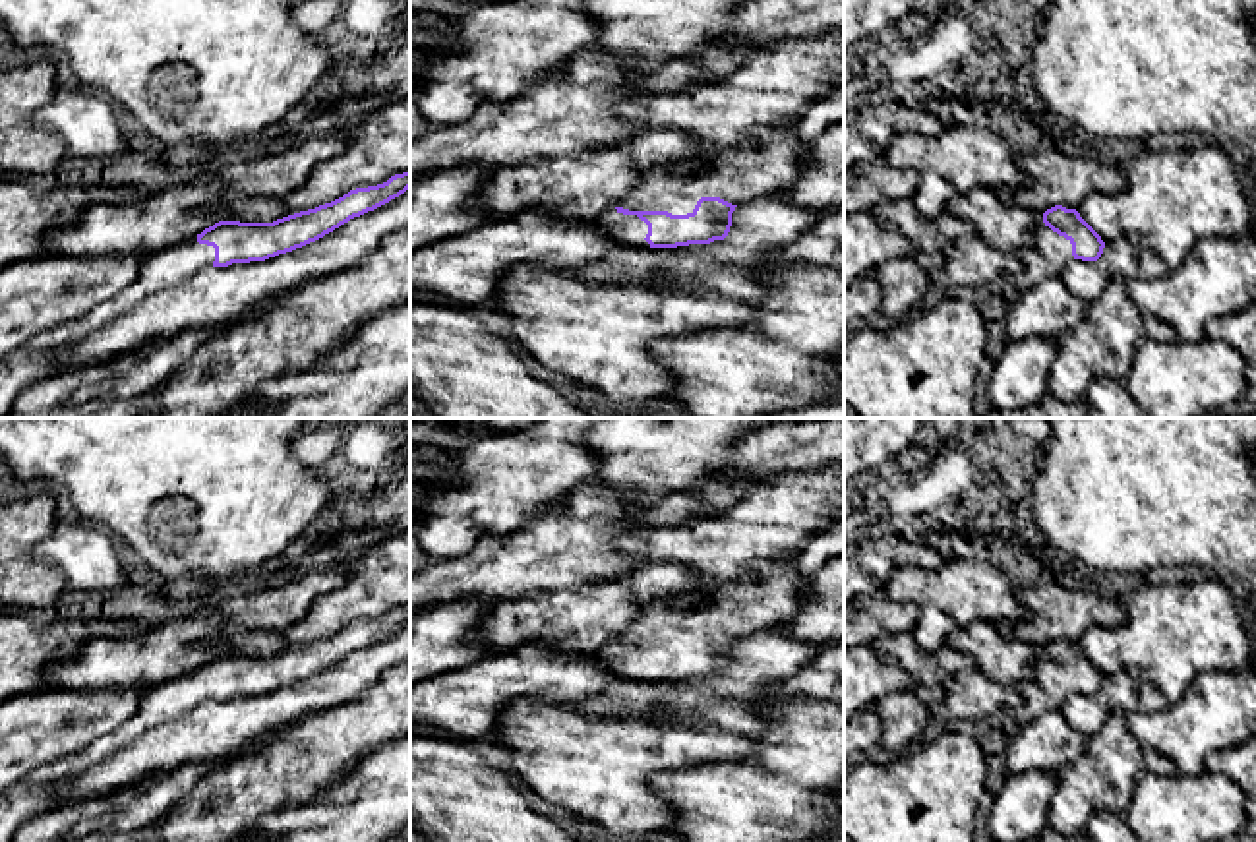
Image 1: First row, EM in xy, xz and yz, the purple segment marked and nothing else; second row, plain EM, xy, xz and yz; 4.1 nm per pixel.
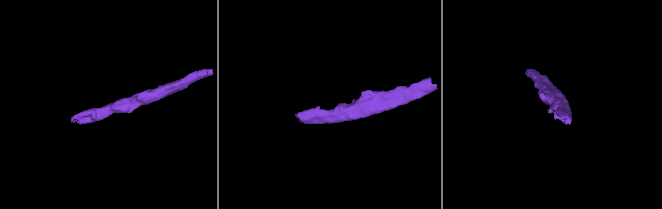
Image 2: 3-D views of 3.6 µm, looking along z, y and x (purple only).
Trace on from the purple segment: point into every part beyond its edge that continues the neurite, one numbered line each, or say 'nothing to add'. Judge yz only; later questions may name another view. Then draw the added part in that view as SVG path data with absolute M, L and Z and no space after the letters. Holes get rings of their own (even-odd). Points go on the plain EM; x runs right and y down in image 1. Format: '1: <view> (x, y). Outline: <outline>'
1: yz (1047, 688). Outline: M1043 647L1033 648L1032 676L1018 687L1020 714L1024 718L1035 718L1049 710L1061 710L1062 703L1074 695L1072 677L1064 670L1059 670L1043 656Z

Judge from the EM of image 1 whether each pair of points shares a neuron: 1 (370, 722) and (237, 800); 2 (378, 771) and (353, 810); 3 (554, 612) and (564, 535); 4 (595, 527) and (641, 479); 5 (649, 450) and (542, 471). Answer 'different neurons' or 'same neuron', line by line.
1: same neuron
2: same neuron
3: different neurons
4: different neurons
5: different neurons

